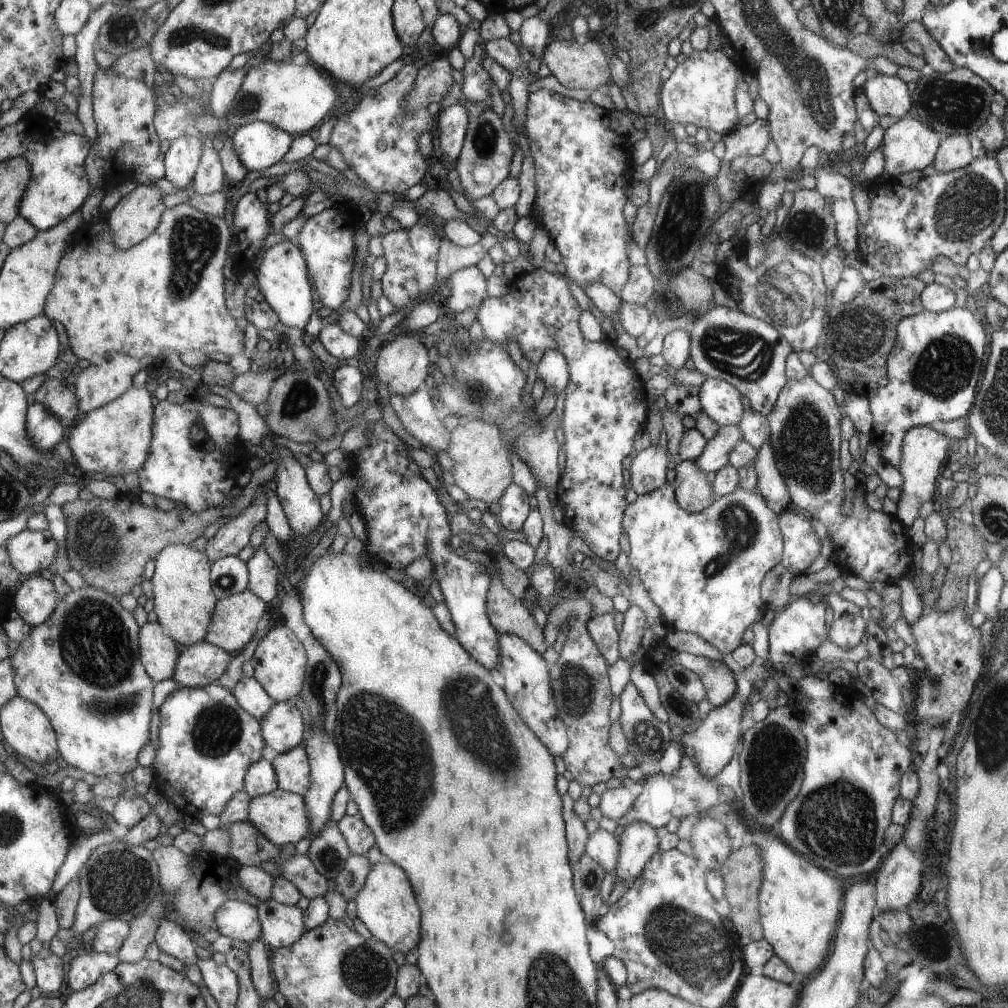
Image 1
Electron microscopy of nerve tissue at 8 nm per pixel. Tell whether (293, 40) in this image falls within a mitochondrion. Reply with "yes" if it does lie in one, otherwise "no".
no

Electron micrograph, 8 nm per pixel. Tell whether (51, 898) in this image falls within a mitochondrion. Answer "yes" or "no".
no

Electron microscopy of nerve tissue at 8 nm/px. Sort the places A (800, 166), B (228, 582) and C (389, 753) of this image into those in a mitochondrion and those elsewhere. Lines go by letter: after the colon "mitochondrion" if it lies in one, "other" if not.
A: other
B: mitochondrion
C: mitochondrion

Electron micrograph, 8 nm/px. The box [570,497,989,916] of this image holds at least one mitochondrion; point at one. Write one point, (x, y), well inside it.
(837, 821)

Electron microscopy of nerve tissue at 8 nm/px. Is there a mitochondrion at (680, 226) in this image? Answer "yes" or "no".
yes

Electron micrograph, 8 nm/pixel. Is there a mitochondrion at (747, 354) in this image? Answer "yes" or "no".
yes

